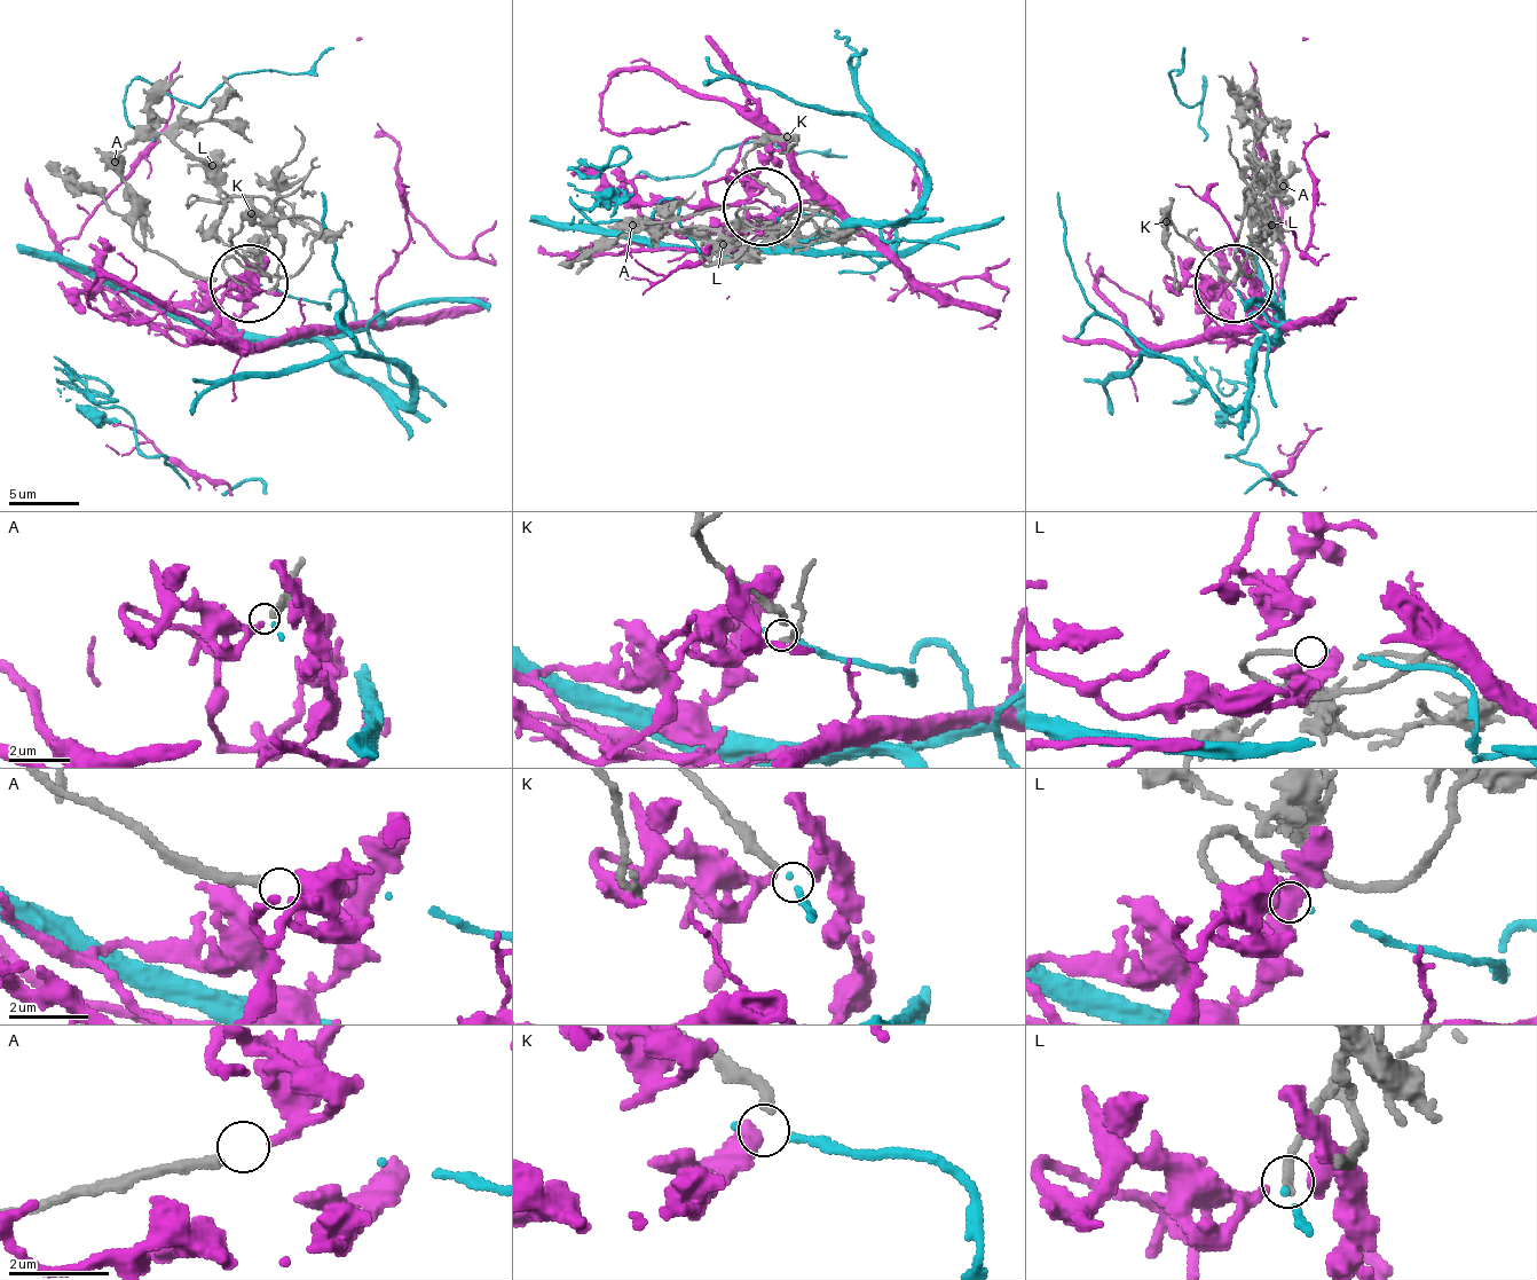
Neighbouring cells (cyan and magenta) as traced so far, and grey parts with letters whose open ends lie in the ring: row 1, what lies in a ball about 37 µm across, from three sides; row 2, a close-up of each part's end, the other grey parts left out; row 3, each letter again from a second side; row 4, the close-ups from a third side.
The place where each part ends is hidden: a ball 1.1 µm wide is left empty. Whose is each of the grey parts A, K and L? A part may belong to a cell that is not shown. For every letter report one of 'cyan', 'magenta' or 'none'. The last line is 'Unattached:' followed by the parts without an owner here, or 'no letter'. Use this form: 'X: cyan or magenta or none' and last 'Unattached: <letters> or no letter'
A: magenta
K: none
L: cyan
Unattached: K

